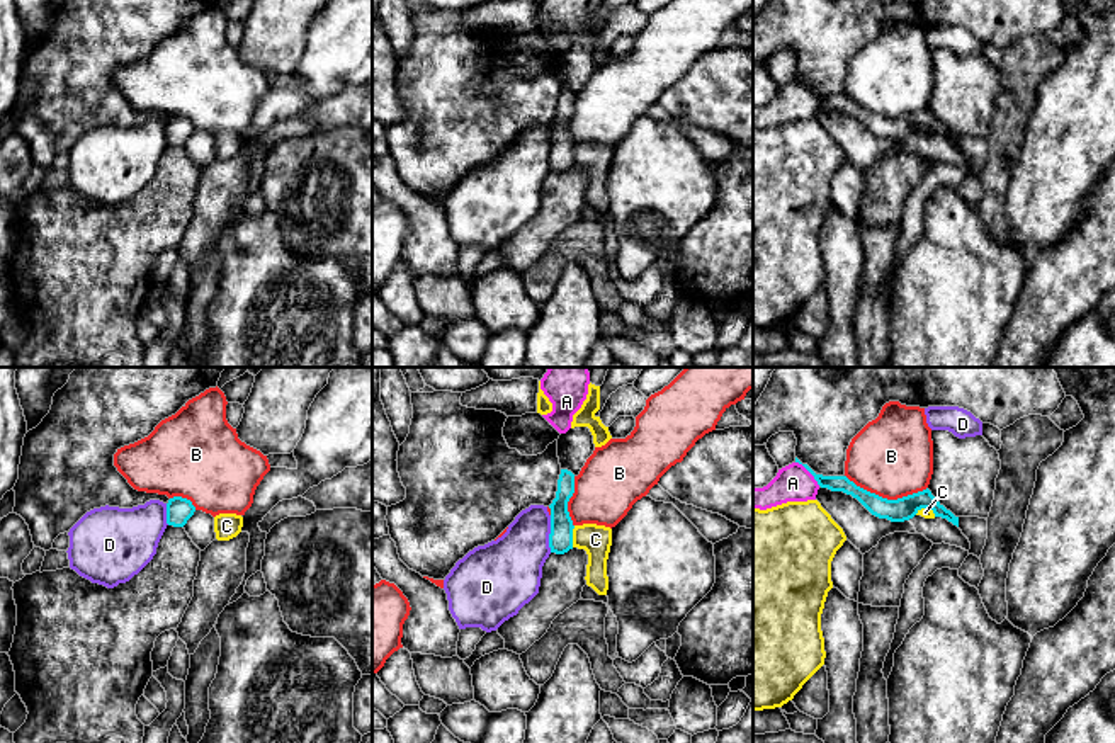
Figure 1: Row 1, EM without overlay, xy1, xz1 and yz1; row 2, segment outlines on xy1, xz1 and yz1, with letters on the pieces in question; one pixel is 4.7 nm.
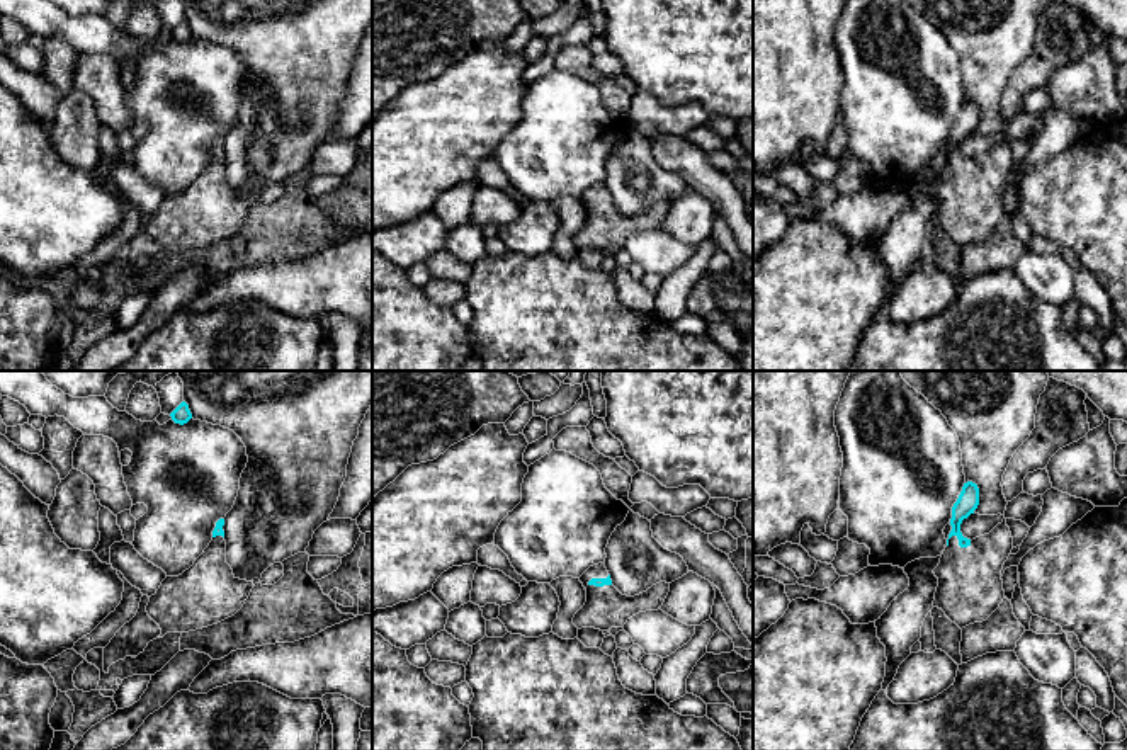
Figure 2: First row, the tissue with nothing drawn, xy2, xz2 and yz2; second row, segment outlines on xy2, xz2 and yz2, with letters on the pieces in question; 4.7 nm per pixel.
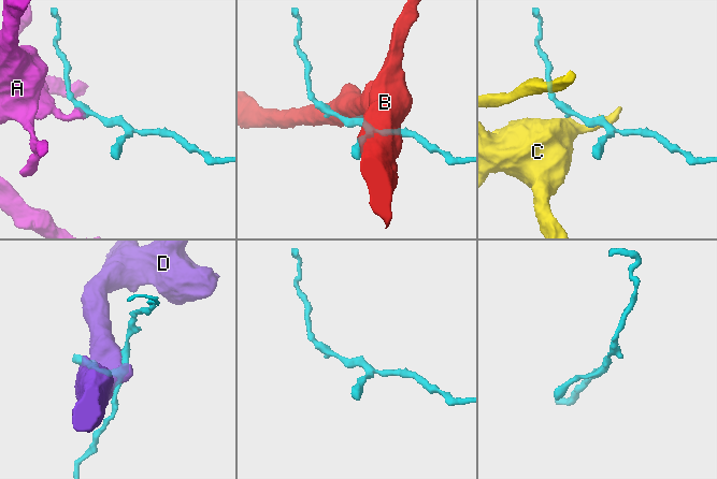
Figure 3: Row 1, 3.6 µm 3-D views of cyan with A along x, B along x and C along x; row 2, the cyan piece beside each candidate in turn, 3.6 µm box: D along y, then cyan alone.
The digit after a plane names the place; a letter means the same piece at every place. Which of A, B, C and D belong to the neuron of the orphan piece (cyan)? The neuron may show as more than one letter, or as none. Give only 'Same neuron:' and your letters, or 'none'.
Same neuron: none

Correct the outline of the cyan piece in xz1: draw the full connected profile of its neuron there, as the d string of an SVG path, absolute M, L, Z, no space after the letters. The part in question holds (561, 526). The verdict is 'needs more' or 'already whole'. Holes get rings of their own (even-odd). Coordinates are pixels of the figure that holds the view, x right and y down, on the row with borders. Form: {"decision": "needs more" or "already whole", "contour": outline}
{"decision": "already whole", "contour": "M561 469L558 479L556 498L549 505L551 508L551 553L564 554L573 549L573 520L568 512L568 502L574 493L574 474L568 469Z"}

